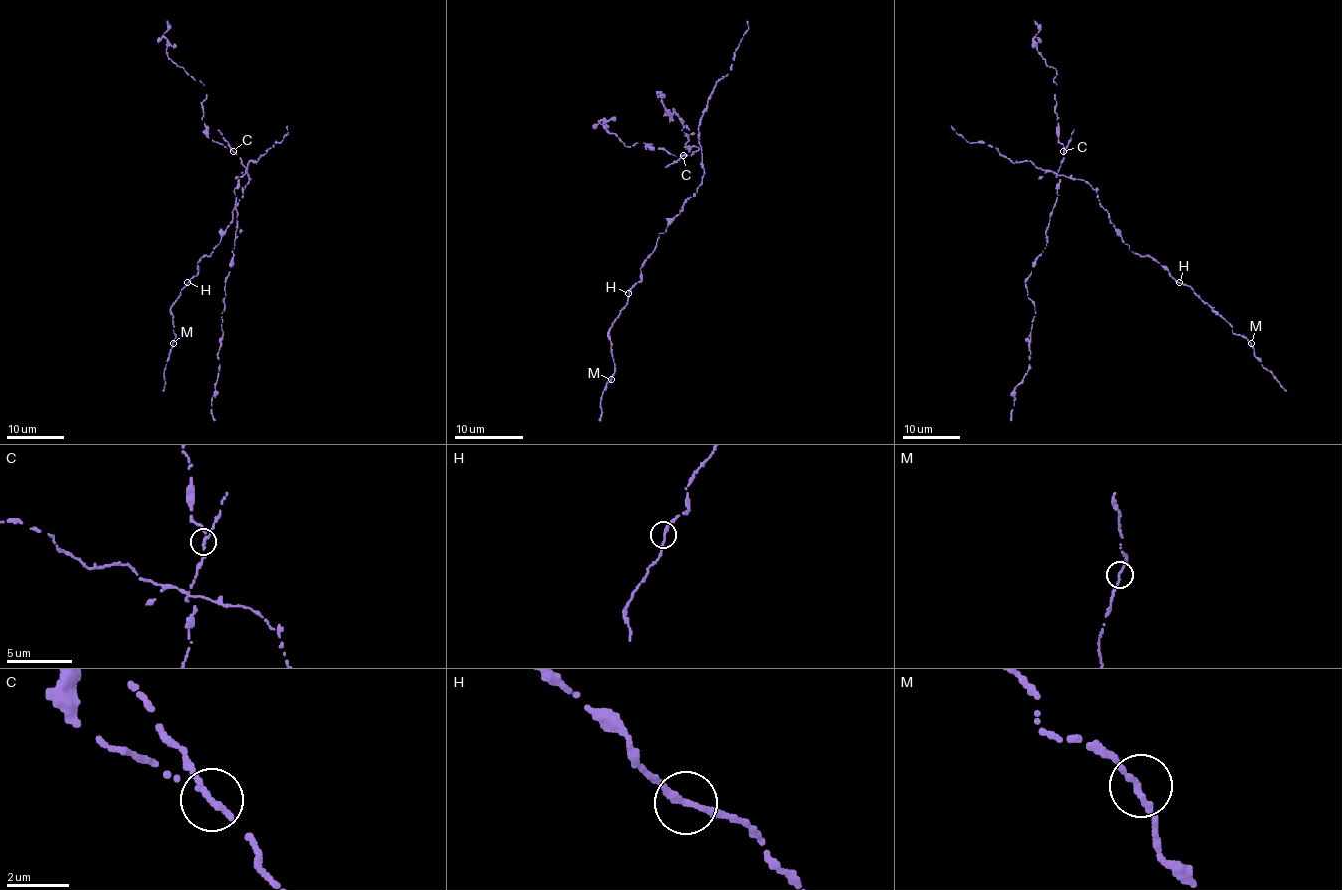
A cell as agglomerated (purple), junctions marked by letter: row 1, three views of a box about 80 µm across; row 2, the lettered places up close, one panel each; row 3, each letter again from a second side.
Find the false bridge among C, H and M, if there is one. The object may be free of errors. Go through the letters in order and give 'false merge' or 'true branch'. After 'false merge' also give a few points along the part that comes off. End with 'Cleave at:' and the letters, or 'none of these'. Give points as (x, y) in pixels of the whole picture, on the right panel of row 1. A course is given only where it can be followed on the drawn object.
C: false merge | (1064, 151), (1058, 141), (1057, 71), (1041, 56), (1033, 39), (1039, 30), (1033, 20)
H: true branch
M: true branch
Cleave at: C

